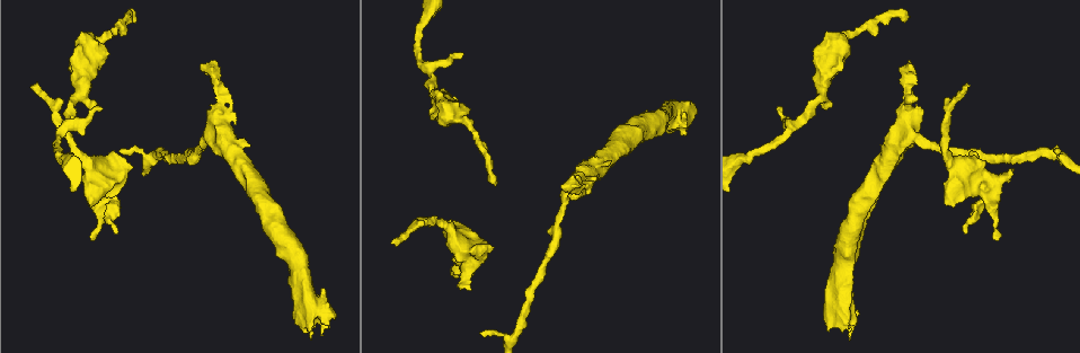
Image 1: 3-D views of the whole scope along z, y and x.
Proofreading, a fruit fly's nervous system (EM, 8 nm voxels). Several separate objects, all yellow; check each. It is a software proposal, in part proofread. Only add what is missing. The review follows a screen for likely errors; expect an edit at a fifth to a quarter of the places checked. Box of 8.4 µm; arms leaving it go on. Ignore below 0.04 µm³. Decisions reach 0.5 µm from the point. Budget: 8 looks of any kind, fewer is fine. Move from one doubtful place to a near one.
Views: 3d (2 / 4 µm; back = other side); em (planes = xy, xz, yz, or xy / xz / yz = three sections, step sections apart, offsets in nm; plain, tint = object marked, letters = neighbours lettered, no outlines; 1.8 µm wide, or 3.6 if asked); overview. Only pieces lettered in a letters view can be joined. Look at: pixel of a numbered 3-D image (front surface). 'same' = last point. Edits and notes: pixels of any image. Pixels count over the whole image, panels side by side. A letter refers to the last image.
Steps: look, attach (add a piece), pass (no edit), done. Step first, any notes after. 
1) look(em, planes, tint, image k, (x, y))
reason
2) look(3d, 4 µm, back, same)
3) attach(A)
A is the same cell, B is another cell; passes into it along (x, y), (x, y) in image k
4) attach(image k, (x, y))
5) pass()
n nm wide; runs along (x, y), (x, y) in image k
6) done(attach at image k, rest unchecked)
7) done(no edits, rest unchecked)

look(3d, 4 µm, image 1, (399, 244))
tapers out

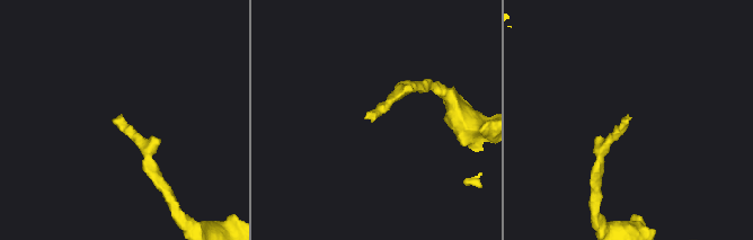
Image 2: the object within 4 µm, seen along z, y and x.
look(em, yz, step 16, tint, image 2, (373, 119))

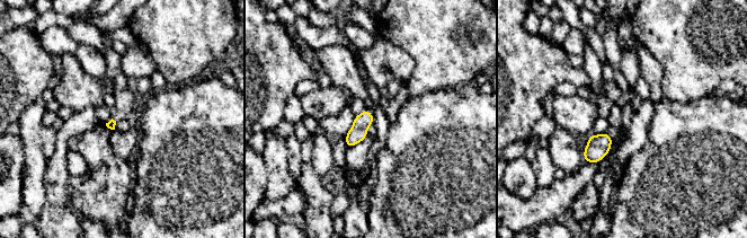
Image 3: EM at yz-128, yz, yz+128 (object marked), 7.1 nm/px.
look(em, planes, letters, same)

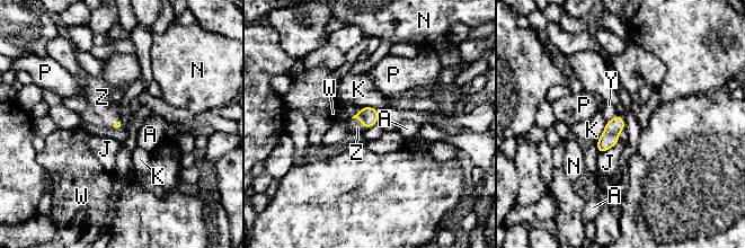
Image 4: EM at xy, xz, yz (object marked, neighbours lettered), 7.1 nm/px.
attach(Z)
J touches over 180 nm; Z is the same cell, A, J, K, N, P, W and Y are other cells; it goes on there

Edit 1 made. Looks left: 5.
look(overview)
redraw

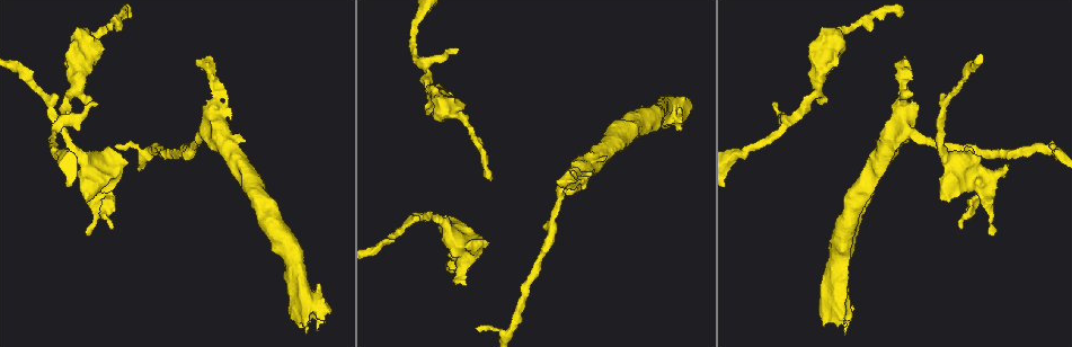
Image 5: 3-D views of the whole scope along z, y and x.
look(em, 3.6 µm, planes, letters, image 5, (93, 33))
thick turns thin

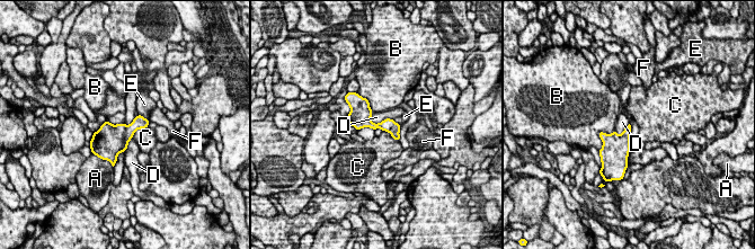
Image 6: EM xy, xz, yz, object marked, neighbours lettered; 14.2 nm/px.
pass()
B touches over 360 nm; A, B, C, D, E and F are other cells; none of them fits

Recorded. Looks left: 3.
look(em, xy, step 8, letters, image 5, (129, 16))
thin end

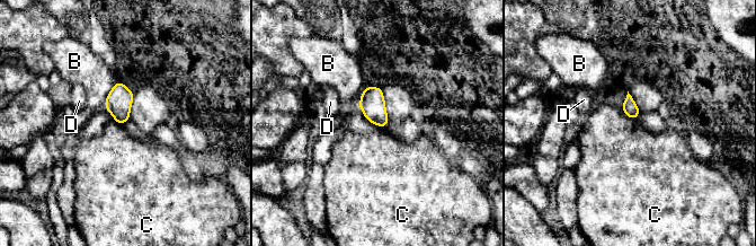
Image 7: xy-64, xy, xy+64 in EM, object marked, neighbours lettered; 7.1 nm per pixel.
pass()
C touches over 260 nm; B, C and D are other cells; no lettered piece goes on from it

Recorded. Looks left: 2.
done(attach at image 4, rest unchecked)

